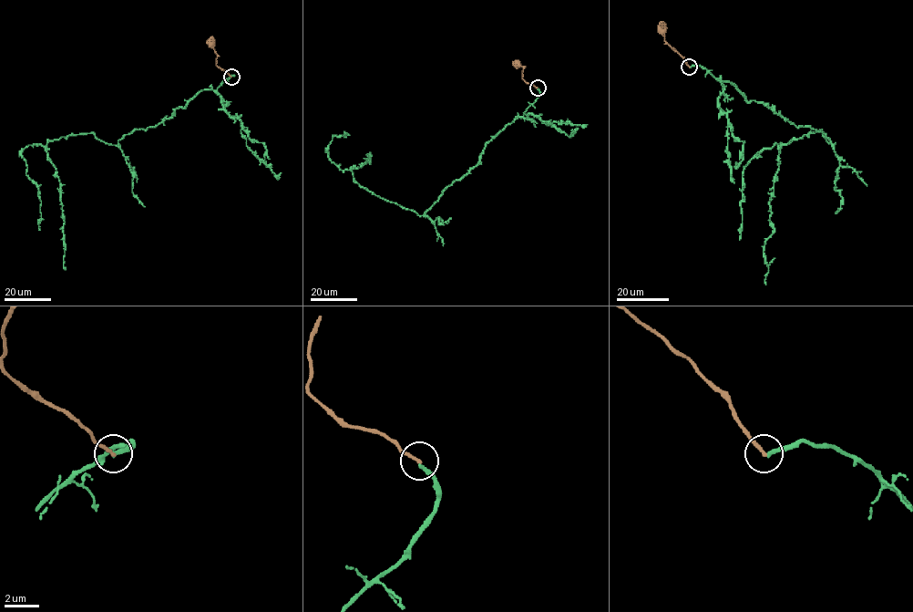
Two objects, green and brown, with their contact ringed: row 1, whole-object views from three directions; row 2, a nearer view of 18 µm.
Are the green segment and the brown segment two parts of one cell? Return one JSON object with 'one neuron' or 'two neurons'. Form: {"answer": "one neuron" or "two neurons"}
{"answer": "two neurons"}

